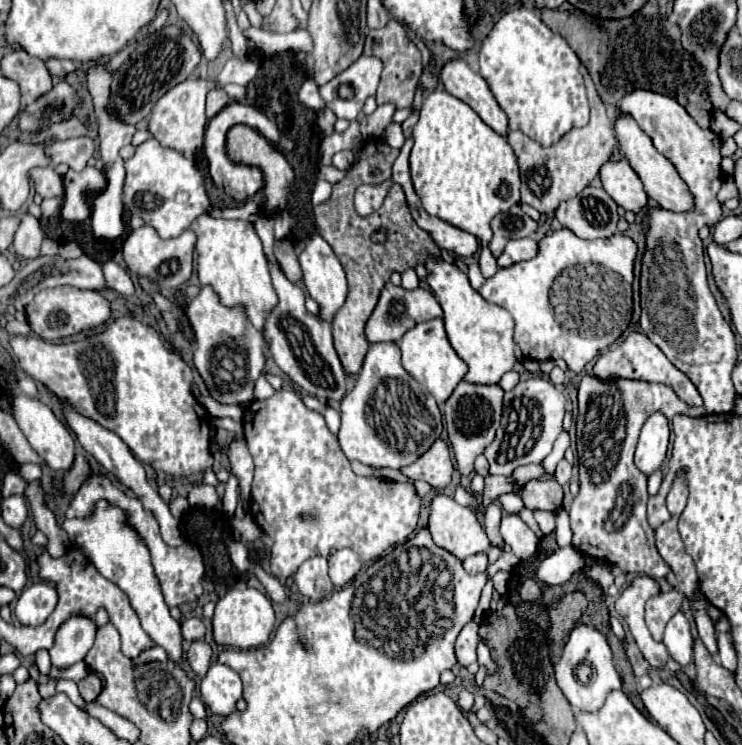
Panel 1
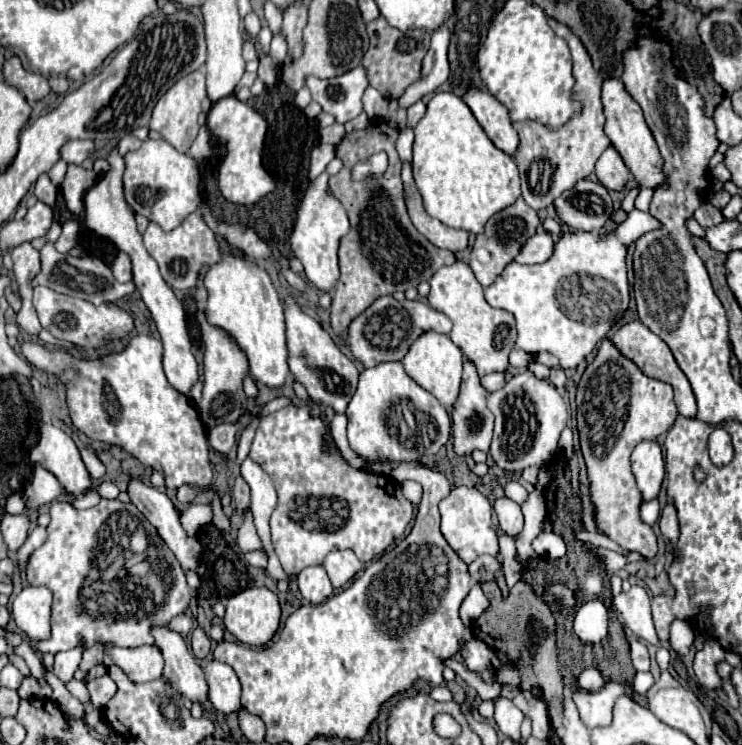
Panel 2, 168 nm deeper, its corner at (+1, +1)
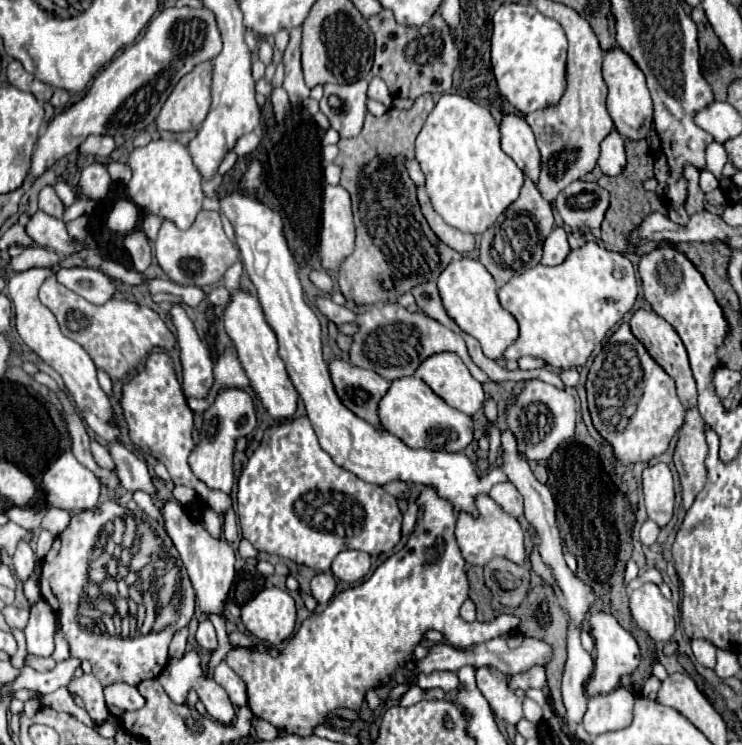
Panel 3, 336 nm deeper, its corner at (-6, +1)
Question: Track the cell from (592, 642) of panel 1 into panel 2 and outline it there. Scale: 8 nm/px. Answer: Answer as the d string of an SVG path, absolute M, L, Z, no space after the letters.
M605 682L597 692L587 692L581 688L571 690L571 698L579 708L579 716L587 728L611 724L611 710L619 696L623 696L623 686L619 682Z

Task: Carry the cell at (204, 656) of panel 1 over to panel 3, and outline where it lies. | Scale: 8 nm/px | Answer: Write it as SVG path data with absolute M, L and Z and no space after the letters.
M208 620L200 622L198 632L196 632L196 640L198 640L198 644L200 644L202 648L206 648L206 650L214 650L214 648L216 648L218 642L216 642L216 632L214 632L212 622L208 622Z

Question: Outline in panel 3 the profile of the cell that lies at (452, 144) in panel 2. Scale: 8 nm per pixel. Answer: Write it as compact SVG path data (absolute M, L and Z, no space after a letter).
M444 94L416 138L416 160L426 176L426 192L446 224L482 234L518 198L525 175L500 148L500 128L488 108L458 94Z

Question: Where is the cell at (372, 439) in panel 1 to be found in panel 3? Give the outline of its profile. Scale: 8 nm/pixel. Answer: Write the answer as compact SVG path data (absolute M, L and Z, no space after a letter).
M410 376L394 380L386 396L380 400L380 428L404 440L410 448L462 452L474 438L472 418L448 406L422 380Z

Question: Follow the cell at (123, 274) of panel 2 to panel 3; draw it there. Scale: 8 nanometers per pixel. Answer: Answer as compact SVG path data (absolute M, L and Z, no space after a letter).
M142 228L128 232L124 236L124 246L126 246L126 250L132 256L134 270L144 272L150 266L150 262L152 262L152 248L150 248L150 242L148 242L146 232Z

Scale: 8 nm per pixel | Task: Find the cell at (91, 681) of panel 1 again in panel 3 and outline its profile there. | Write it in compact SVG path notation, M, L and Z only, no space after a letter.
M112 684L104 688L104 696L106 696L106 704L120 712L138 710L144 706L144 696L130 684Z

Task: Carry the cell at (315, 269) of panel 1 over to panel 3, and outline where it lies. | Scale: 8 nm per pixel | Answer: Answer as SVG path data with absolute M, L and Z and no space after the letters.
M326 186L322 198L322 230L318 254L328 270L336 270L340 262L354 250L354 222L350 194L342 186Z

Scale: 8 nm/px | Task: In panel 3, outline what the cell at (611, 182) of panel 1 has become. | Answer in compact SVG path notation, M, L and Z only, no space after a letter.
M616 128L602 140L600 144L600 158L598 166L606 176L618 176L626 166L626 152L624 152L624 140L618 134Z

